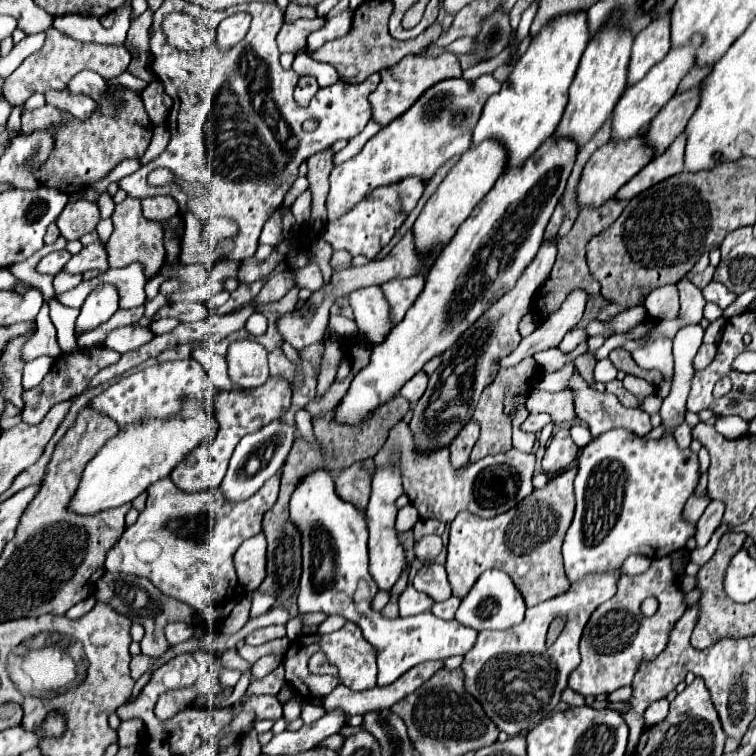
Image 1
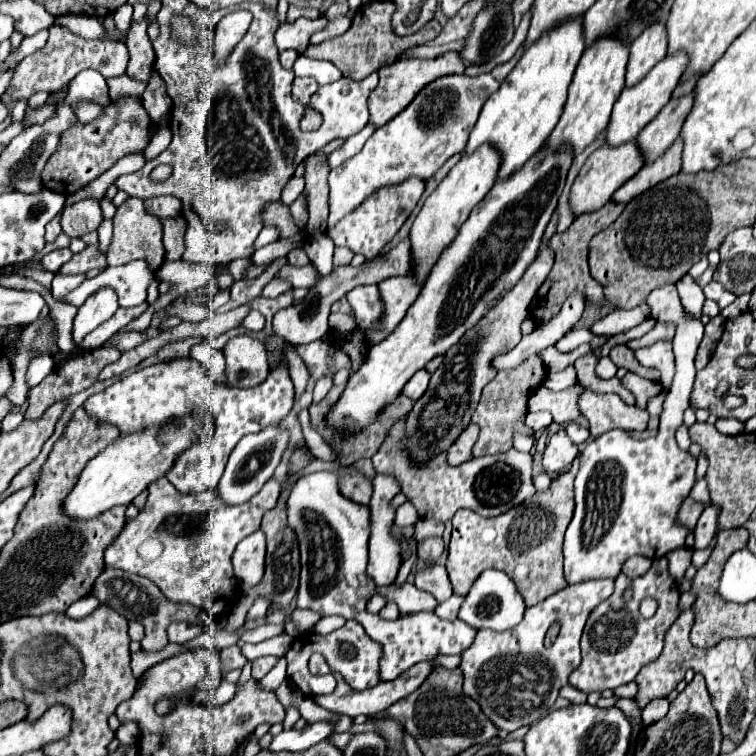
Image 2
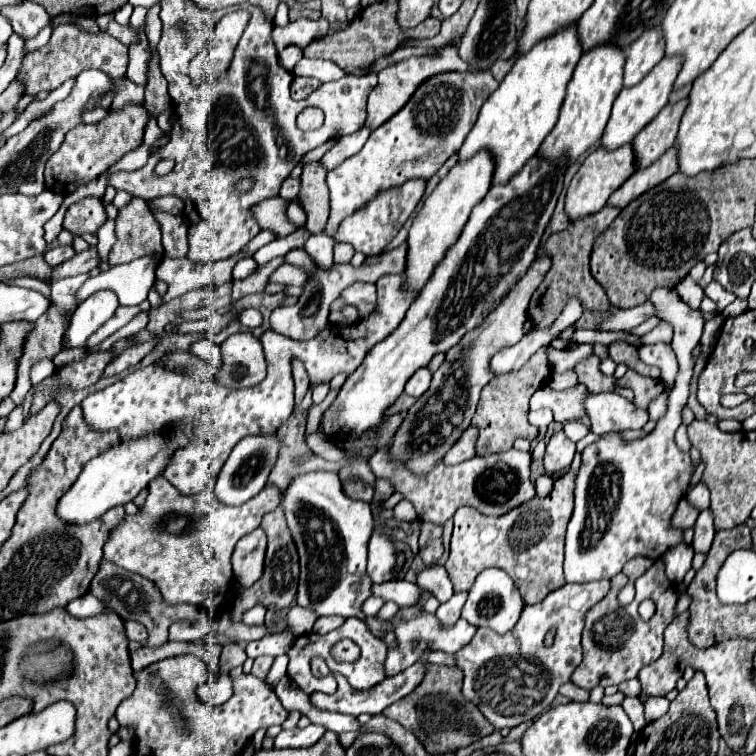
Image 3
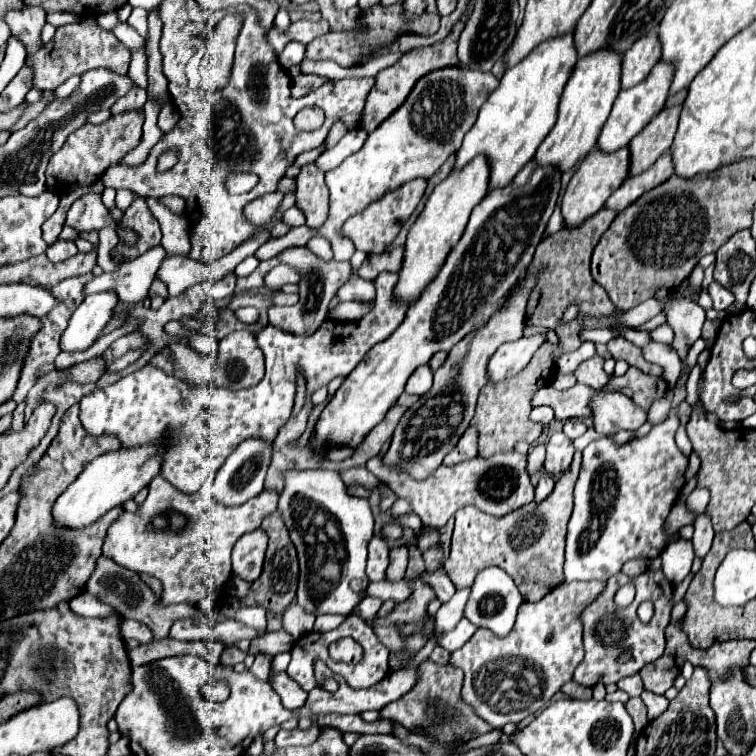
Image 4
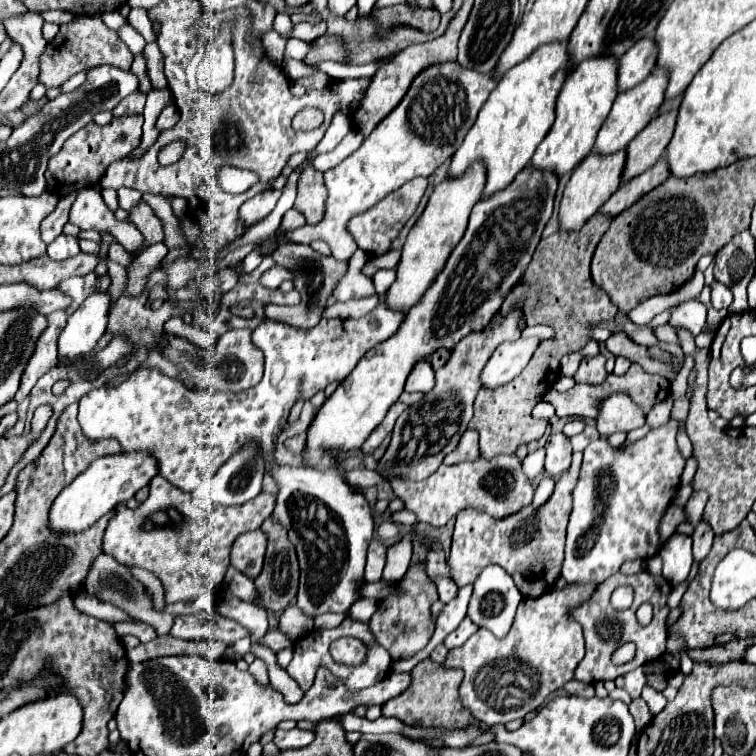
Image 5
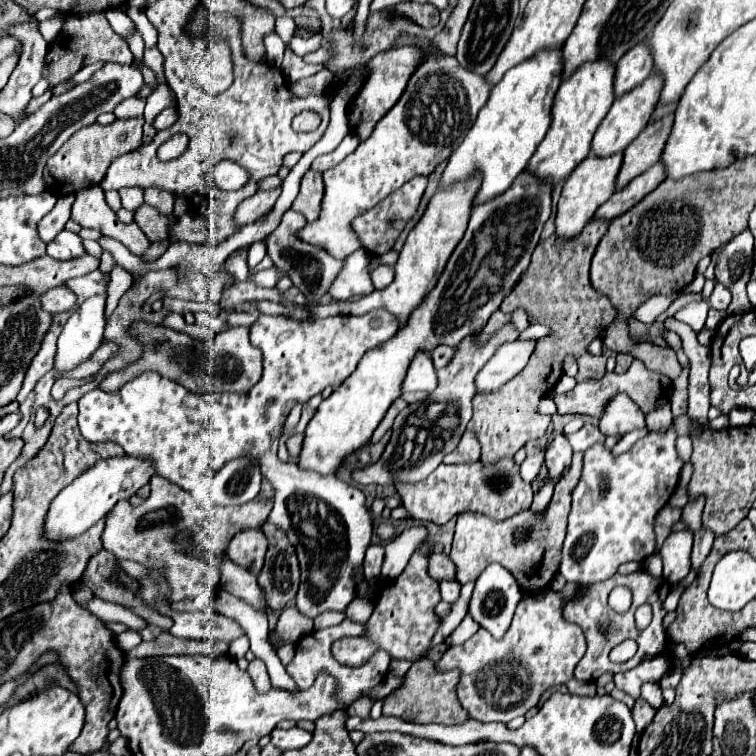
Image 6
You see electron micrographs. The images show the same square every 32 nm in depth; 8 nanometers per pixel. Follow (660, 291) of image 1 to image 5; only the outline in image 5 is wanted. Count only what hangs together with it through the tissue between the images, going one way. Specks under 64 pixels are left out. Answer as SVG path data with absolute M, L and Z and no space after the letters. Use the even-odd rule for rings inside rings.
M688 300L680 302L672 308L670 320L668 320L676 330L684 328L688 330L694 338L702 332L702 326L706 322L706 306L700 304L698 300ZM678 420L650 430L642 440L618 450L606 438L584 450L574 510L568 522L562 577L570 582L604 582L628 560L652 558L660 550L660 520L680 486L686 458L676 448Z

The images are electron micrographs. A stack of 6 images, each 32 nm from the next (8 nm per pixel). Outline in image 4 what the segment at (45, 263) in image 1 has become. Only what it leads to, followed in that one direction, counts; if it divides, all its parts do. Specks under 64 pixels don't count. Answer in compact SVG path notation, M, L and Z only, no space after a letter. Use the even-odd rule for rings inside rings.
M58 240L58 242L54 242L52 246L48 246L46 256L48 256L50 262L56 264L56 262L62 262L62 260L66 260L66 258L72 258L76 252L78 252L78 250L76 250L74 242L62 242L62 240Z

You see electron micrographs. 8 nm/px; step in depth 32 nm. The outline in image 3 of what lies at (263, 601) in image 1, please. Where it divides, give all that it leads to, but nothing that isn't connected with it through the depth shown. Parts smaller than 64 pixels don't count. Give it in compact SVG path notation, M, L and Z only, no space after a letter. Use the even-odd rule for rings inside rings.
M256 604L252 610L247 610L244 614L244 624L264 624L264 616L266 616L266 606L264 604Z

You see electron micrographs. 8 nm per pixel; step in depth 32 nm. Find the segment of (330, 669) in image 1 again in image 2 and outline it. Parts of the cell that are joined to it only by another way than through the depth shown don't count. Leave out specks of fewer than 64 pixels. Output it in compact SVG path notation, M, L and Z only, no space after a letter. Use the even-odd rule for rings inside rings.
M315 653L309 660L309 669L310 672L314 675L326 675L332 674L330 666L326 664L326 658L322 654ZM420 662L416 666L412 666L408 672L400 674L396 680L388 682L388 684L378 684L374 688L368 688L364 692L352 692L352 688L348 688L345 680L340 676L339 673L334 673L335 678L337 679L336 690L332 694L326 694L326 696L314 696L314 702L330 712L338 712L338 714L346 714L346 716L358 716L358 714L372 714L372 712L382 712L386 708L390 708L394 702L402 700L404 696L412 694L428 676L430 672L436 668L434 662Z

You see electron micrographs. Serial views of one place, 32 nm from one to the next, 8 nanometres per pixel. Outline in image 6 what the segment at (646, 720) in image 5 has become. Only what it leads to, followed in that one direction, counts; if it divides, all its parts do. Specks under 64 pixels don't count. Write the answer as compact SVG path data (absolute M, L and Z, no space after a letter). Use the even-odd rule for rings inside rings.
M642 698L636 700L632 710L632 716L637 733L641 734L652 723L656 712L657 711Z

